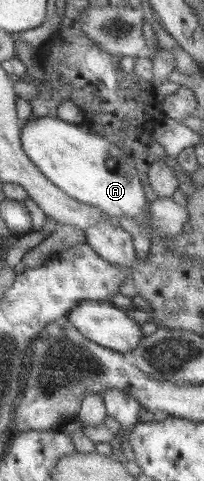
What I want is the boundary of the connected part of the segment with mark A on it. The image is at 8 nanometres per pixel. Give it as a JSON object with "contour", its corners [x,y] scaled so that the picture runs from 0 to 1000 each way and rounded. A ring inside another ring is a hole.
{"contour":[[[245,241],[162,243],[103,262],[103,270],[108,310],[137,331],[275,391],[412,424],[500,435],[534,453],[647,453],[755,511],[809,509],[819,528],[853,528],[873,541],[922,541],[912,526],[873,520],[853,526],[843,493],[760,482],[730,466],[721,432],[735,420],[711,410],[662,339],[598,312],[520,287],[441,279],[417,258],[343,258]]]}

